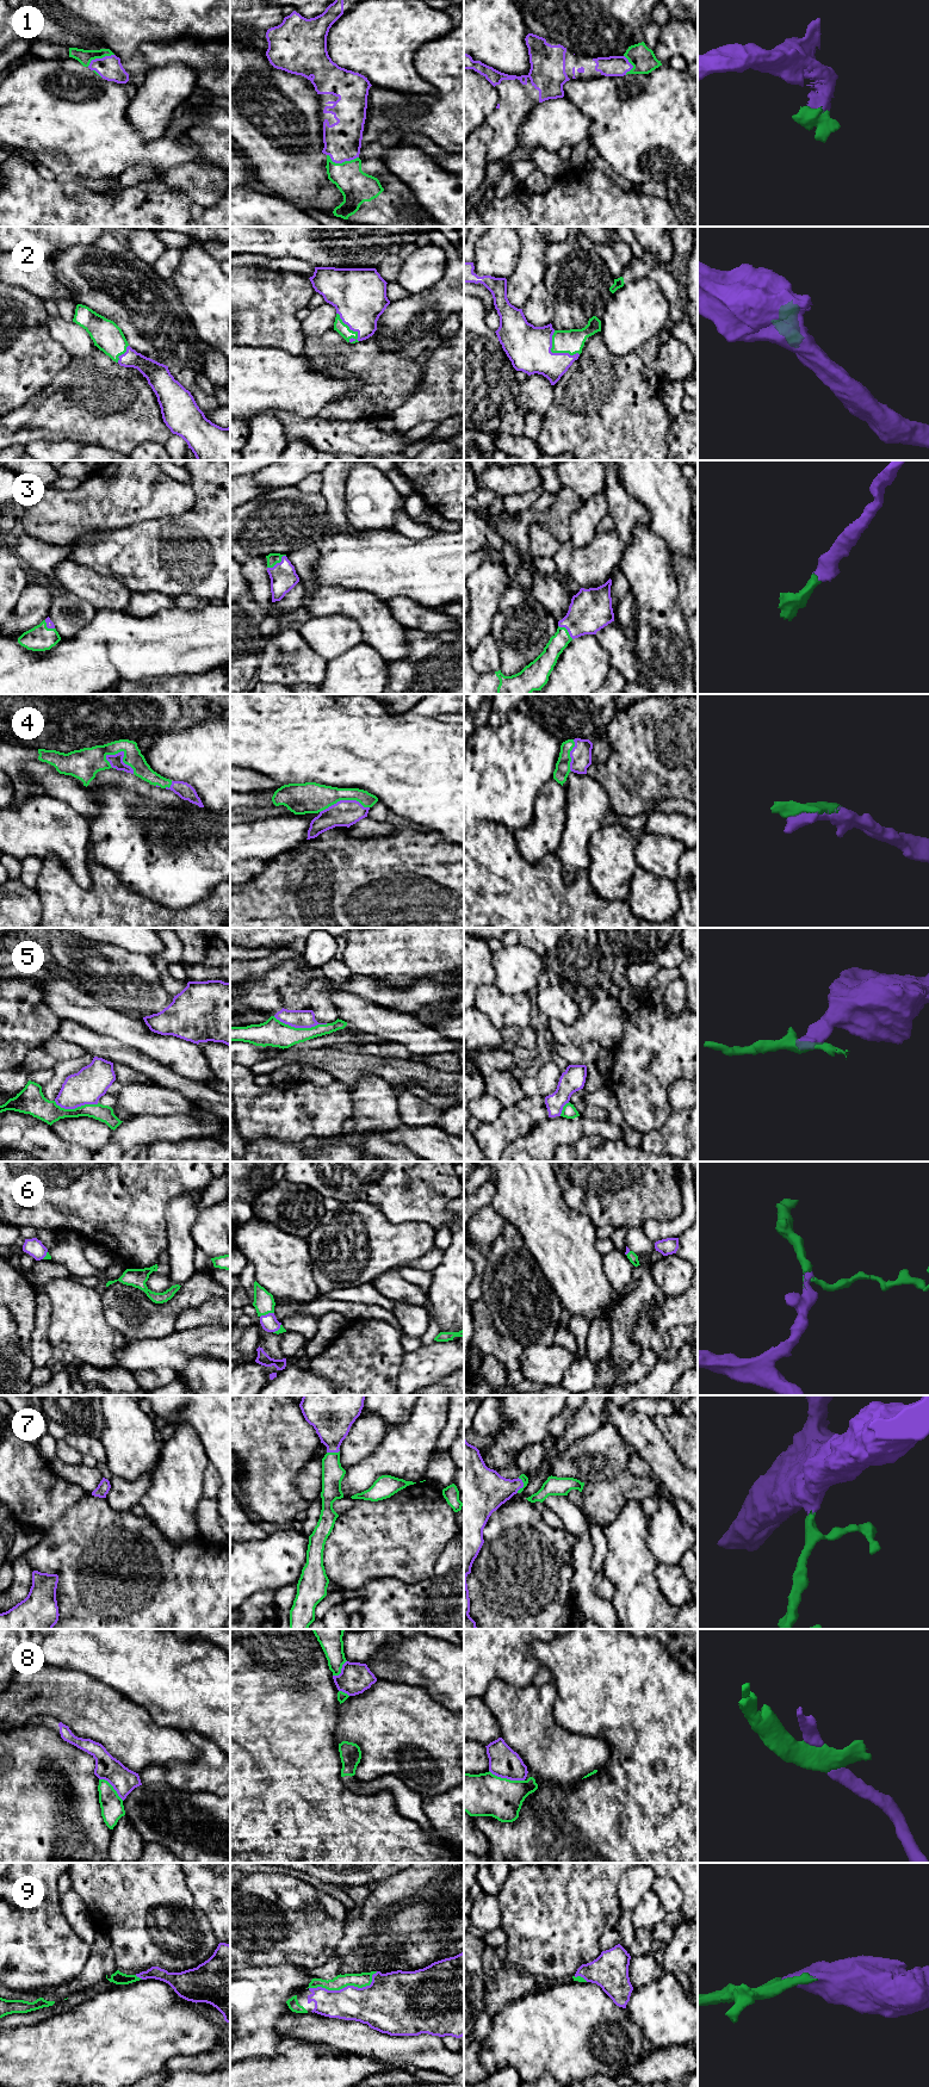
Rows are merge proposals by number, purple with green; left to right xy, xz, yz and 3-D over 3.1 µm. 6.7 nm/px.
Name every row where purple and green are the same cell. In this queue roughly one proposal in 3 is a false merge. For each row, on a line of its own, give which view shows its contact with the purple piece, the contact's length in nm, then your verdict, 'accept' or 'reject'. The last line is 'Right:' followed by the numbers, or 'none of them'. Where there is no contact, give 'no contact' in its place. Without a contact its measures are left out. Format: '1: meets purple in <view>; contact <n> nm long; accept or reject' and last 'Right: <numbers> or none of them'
1: meets purple in xz; contact 220 nm long; reject
2: meets purple in xz; contact 240 nm long; accept
3: meets purple in xz; contact 160 nm long; accept
4: meets purple in xy; contact 240 nm long; accept
5: meets purple in xz; contact 380 nm long; reject
6: meets purple in xz; contact 100 nm long; accept
7: meets purple in yz; contact 110 nm long; accept
8: meets purple in yz; contact 260 nm long; reject
9: meets purple in xz; contact 480 nm long; accept
Right: 2, 3, 4, 6, 7, 9

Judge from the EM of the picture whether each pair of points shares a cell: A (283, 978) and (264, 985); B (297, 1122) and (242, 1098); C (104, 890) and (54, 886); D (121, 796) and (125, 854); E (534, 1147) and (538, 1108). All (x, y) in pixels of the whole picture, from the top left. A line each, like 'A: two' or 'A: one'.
A: one
B: one
C: one
D: one
E: two

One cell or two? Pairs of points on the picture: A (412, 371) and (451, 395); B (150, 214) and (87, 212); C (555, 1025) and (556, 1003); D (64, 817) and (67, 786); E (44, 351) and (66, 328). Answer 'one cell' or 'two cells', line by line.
A: two cells
B: one cell
C: two cells
D: two cells
E: two cells

